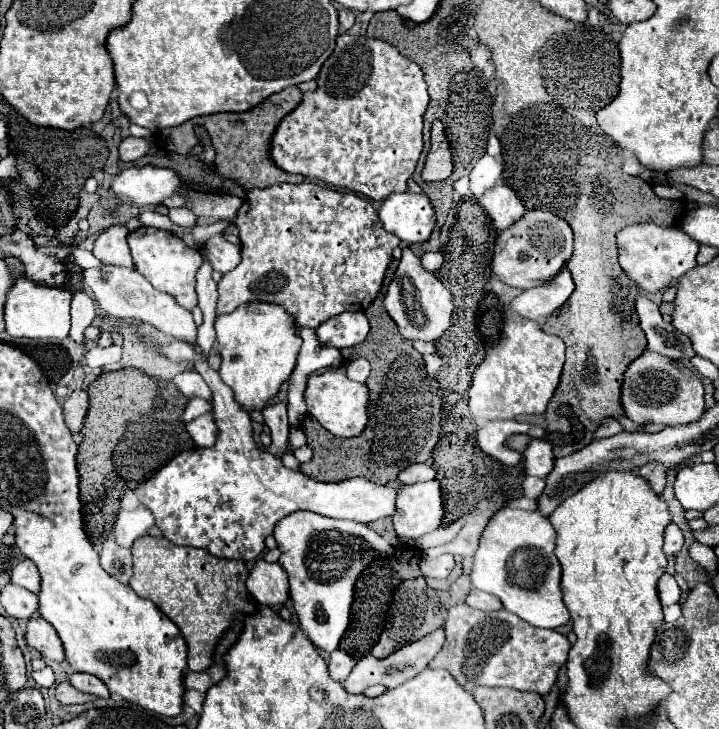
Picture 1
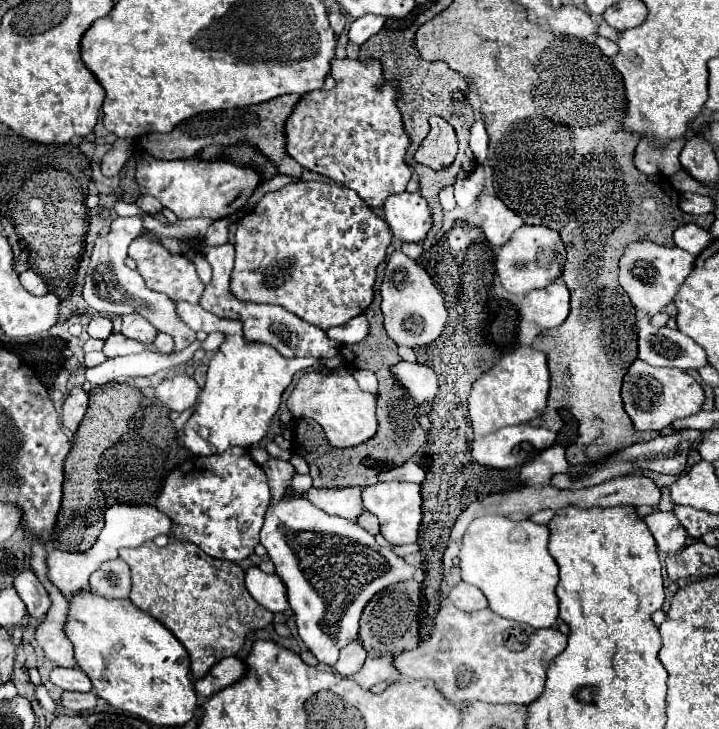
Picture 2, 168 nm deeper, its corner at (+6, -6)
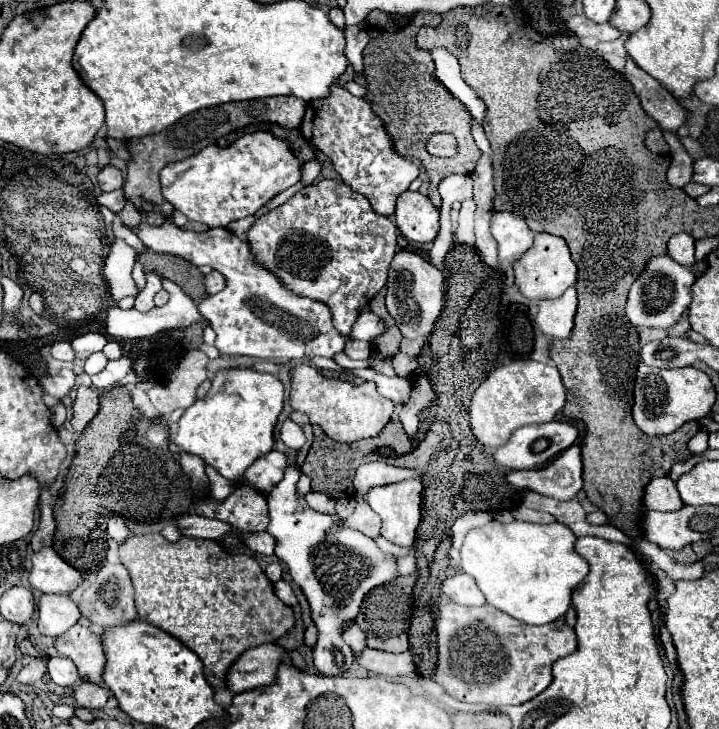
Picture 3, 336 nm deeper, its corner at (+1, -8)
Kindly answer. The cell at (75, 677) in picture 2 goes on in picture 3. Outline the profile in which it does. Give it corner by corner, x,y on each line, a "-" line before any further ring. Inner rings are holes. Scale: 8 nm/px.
56,656
56,658
50,658
48,660
48,674
52,678
52,682
56,686
78,686
82,682
80,674
78,674
78,668
72,660
68,658
62,658
62,656

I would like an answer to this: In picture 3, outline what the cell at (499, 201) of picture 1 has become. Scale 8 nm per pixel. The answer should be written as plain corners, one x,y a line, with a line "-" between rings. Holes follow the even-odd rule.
494,212
490,228
498,242
498,260
502,266
518,260
518,256
522,256
522,252
526,252
534,240
534,234
526,222
512,212

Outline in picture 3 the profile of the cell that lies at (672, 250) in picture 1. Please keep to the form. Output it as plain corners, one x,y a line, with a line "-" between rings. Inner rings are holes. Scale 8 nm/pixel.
668,254
654,256
646,262
646,268
634,280
628,292
626,316
636,328
670,328
690,304
690,286
696,280
694,266
682,266

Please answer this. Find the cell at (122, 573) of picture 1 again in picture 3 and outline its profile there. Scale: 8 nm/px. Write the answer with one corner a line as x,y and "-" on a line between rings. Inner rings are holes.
104,562
98,568
96,580
84,590
80,604
78,604
82,616
86,616
92,626
106,630
110,626
122,626
136,618
136,606
134,606
134,584
130,580
130,572
124,568
124,564
108,564

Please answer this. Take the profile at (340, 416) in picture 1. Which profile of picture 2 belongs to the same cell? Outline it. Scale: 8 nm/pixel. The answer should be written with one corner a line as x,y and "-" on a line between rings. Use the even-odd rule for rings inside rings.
345,368
333,370
333,374
319,374
319,372
305,372
295,390
287,400
287,408
295,418
313,418
327,434
327,440
335,448
357,446
377,432
377,394
367,394
357,386
357,380

